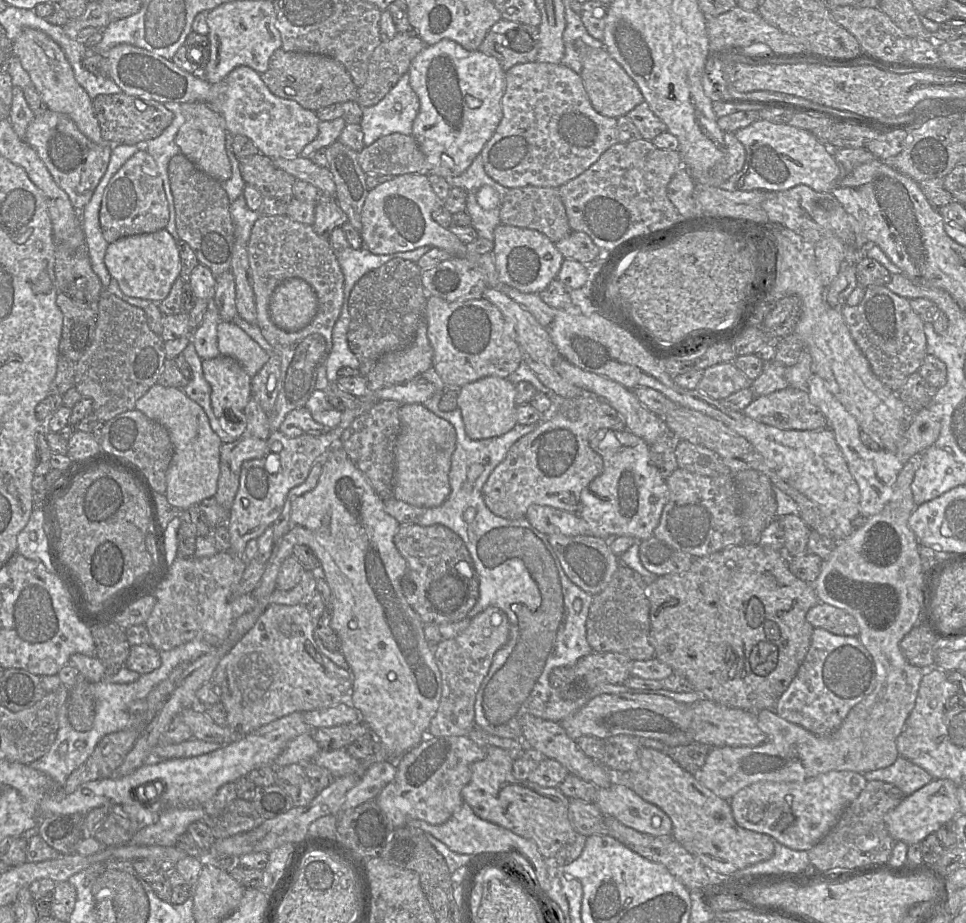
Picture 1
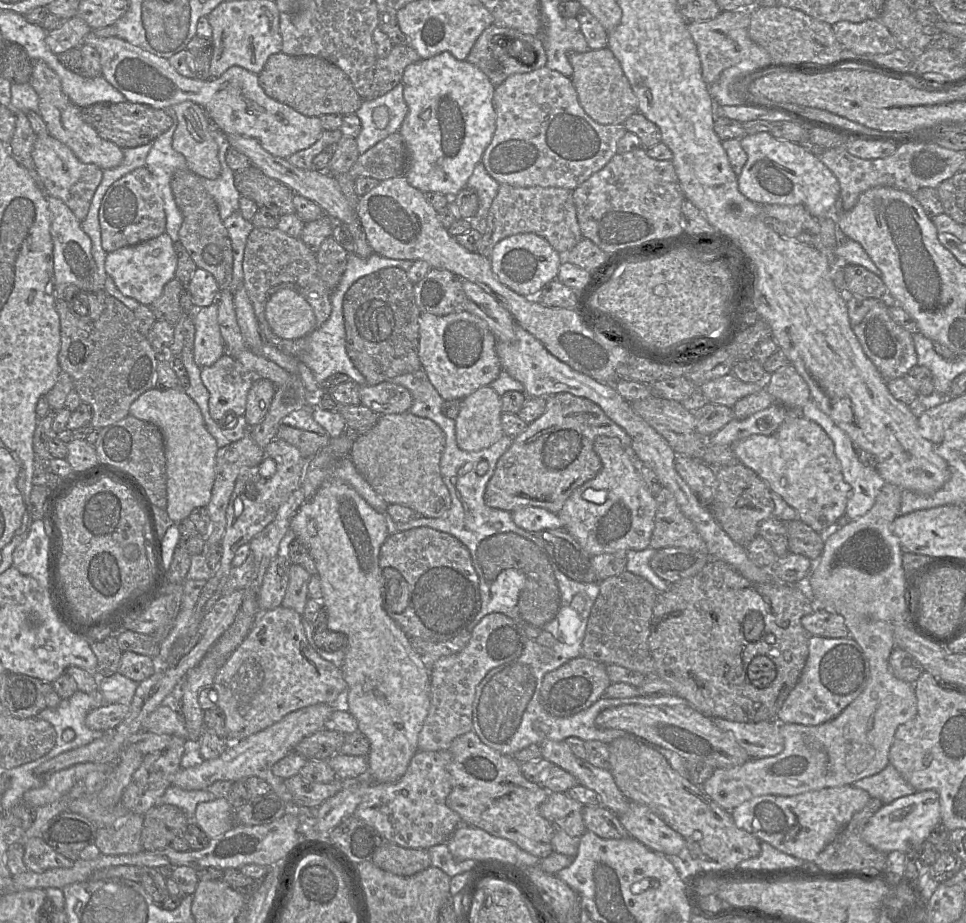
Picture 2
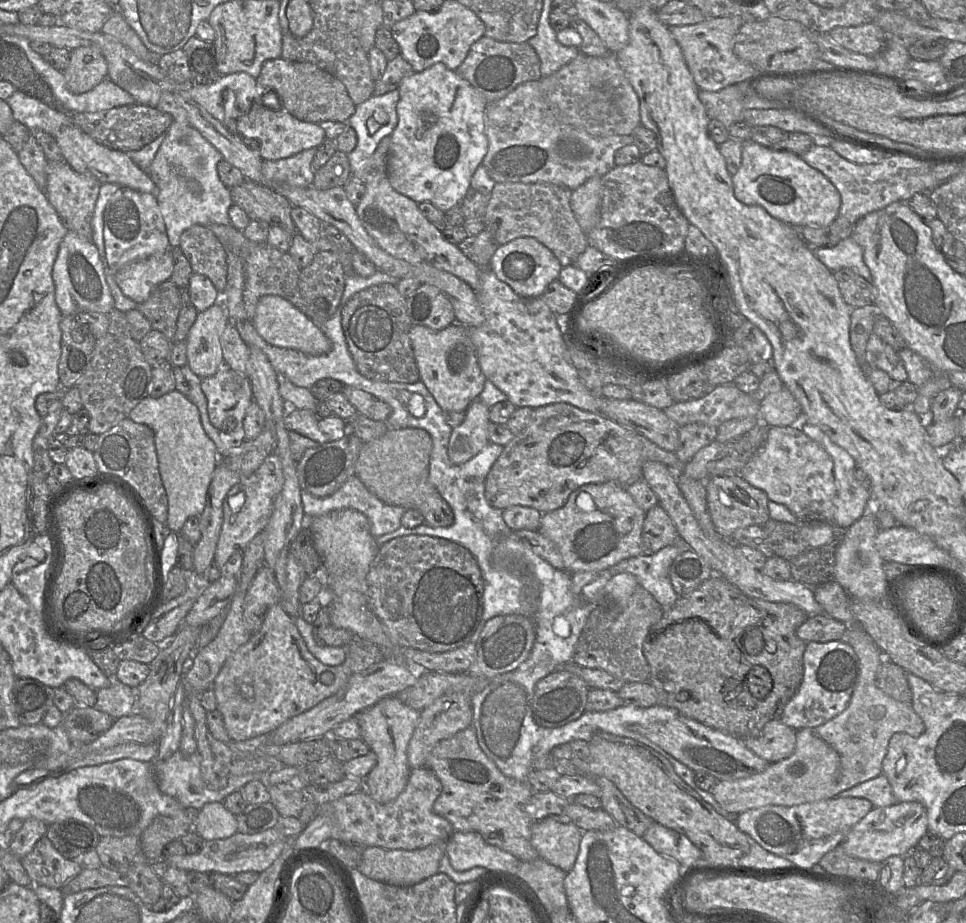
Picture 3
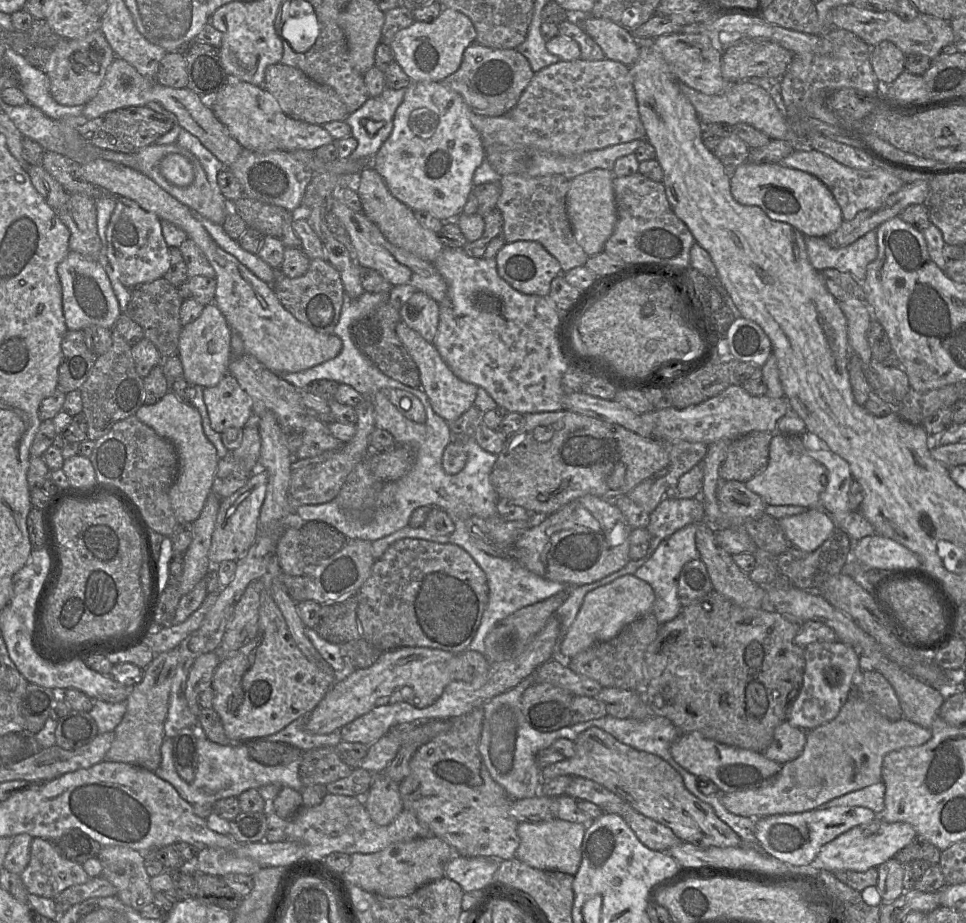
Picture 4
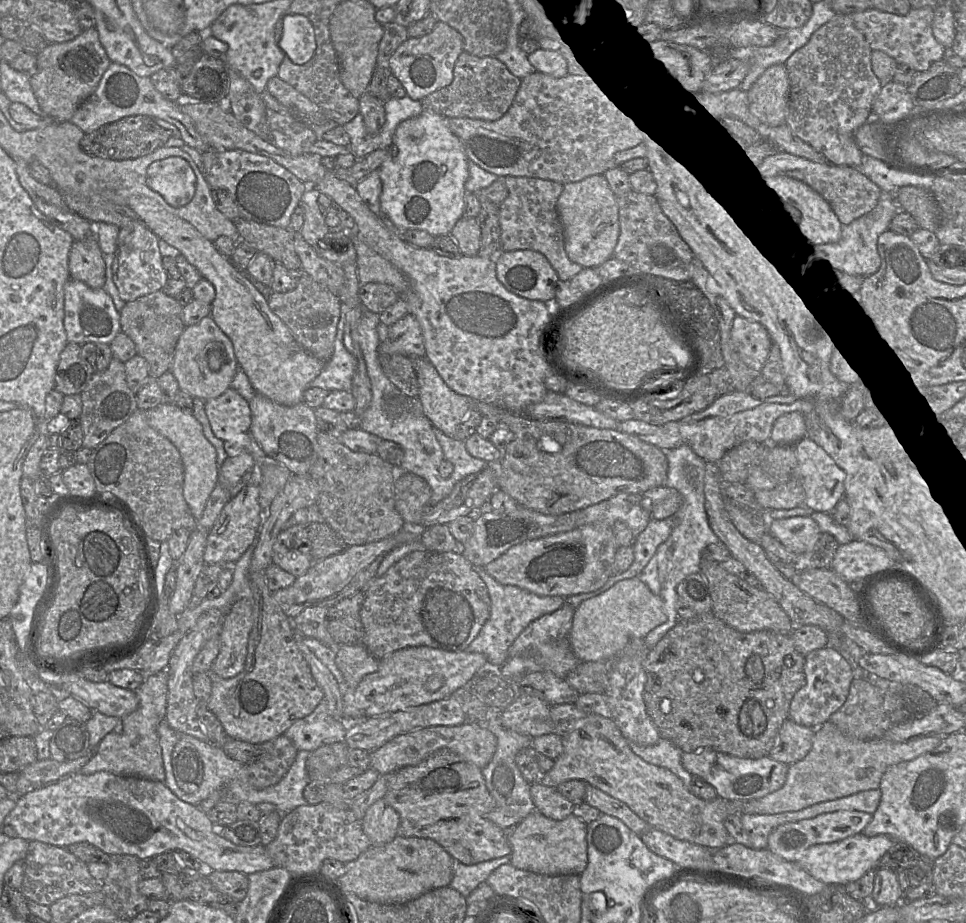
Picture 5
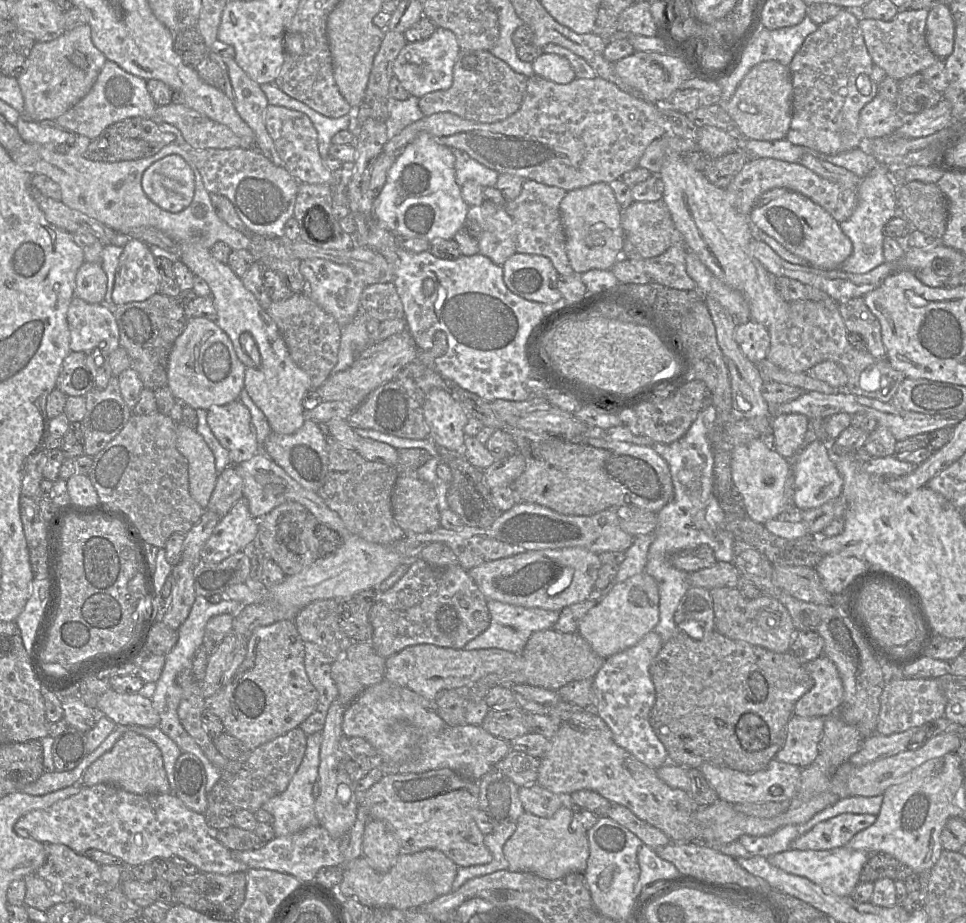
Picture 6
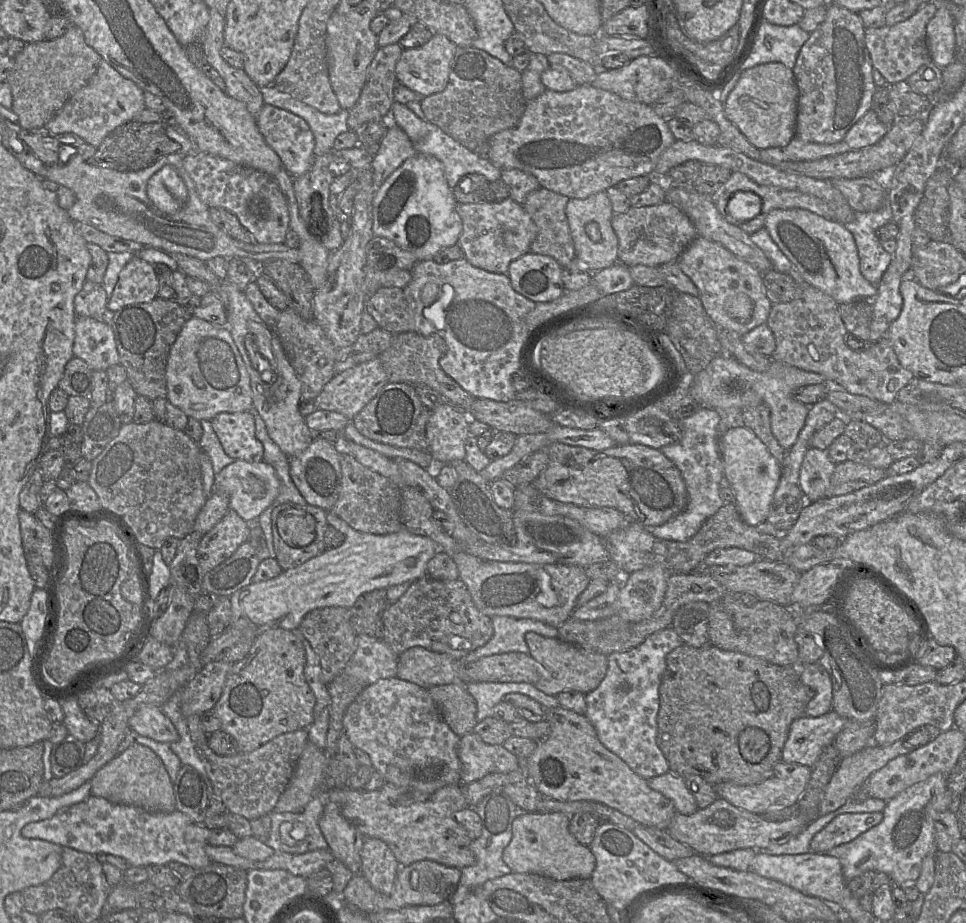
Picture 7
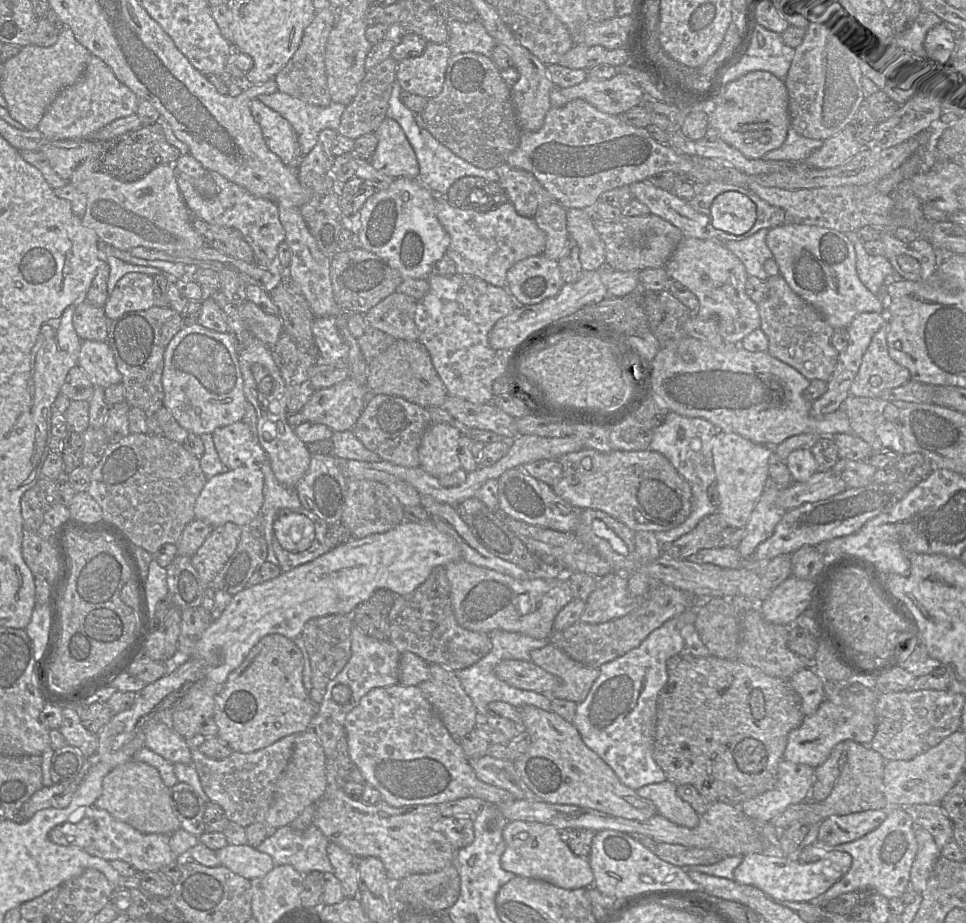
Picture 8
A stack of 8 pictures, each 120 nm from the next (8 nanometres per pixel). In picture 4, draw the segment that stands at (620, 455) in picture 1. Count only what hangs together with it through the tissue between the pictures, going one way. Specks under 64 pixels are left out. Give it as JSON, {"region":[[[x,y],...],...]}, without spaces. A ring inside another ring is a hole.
{"region":[[[585,495],[569,502],[555,513],[540,516],[512,546],[508,554],[498,557],[511,558],[532,573],[569,587],[590,584],[622,569],[629,561],[630,536],[633,529],[613,501],[594,495]]]}

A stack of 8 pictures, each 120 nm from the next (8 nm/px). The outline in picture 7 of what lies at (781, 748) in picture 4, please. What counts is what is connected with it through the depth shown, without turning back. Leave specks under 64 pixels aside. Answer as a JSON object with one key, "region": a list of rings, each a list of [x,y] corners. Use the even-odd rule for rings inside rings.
{"region":[[[834,710],[818,716],[803,715],[790,726],[781,761],[812,768],[824,749],[833,744],[845,725],[845,720]]]}

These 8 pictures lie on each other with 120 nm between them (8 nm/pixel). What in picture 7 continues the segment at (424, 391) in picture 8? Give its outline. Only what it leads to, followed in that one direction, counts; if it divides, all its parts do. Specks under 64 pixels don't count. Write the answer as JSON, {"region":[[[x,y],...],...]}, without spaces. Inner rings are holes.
{"region":[[[411,331],[393,334],[389,347],[381,352],[377,358],[385,370],[389,383],[407,383],[413,386],[426,385],[438,392],[445,402],[467,412],[476,398],[441,369],[439,359],[445,352],[446,343],[440,335],[433,333],[429,336],[423,336]]]}

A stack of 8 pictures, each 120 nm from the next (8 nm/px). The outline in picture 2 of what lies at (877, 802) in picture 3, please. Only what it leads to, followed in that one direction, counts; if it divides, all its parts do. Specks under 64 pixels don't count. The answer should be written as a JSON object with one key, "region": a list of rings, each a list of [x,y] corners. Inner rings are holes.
{"region":[[[890,763],[881,772],[862,778],[852,785],[867,791],[870,797],[879,799],[885,805],[916,792]]]}

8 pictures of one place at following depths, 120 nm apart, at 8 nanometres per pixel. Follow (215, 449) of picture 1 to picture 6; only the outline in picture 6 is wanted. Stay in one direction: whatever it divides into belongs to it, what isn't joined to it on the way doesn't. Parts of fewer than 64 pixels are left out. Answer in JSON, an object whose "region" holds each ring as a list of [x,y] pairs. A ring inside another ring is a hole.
{"region":[[[177,422],[176,446],[188,461],[189,493],[206,509],[219,475],[214,454],[196,430],[181,422]]]}

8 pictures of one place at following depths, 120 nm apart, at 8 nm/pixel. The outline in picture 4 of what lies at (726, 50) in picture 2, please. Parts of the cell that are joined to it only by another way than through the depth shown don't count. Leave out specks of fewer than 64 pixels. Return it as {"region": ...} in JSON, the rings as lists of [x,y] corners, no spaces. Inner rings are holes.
{"region":[[[677,32],[661,35],[653,40],[653,46],[667,62],[673,77],[694,90],[715,95],[723,93],[735,84],[723,78],[721,73],[722,54],[712,46],[709,37],[705,34]]]}

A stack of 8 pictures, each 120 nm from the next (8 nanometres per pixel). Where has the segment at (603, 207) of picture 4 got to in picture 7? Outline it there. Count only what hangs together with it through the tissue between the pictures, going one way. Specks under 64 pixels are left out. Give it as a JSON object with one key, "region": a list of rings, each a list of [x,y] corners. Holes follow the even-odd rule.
{"region":[[[606,192],[593,194],[585,199],[569,199],[565,214],[573,240],[575,258],[583,269],[595,273],[618,262],[618,238],[611,225],[614,212]]]}

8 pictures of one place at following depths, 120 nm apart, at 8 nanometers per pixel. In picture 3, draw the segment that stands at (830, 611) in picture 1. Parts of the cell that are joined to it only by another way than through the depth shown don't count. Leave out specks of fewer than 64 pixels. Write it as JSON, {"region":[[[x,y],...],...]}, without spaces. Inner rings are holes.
{"region":[[[823,614],[810,615],[797,629],[797,636],[806,643],[829,642],[842,640],[846,625],[836,619]]]}

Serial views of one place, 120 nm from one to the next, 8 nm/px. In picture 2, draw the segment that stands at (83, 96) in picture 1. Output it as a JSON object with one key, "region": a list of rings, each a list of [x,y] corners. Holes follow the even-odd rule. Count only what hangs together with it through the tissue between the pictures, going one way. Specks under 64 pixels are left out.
{"region":[[[32,61],[29,81],[39,97],[38,113],[46,124],[48,133],[68,146],[83,163],[94,164],[102,170],[114,168],[123,161],[123,150],[114,143],[101,138],[96,130],[81,116],[81,108],[74,105],[63,92],[56,73],[43,61]]]}

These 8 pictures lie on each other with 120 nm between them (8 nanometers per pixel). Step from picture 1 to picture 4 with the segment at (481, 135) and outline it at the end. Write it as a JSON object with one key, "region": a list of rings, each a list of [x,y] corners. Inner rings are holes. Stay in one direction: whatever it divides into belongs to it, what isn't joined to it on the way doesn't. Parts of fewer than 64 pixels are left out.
{"region":[[[411,82],[395,112],[390,136],[367,167],[377,171],[390,193],[413,211],[427,211],[443,223],[455,220],[474,187],[474,172],[485,159],[480,135],[472,126],[469,113],[462,96],[440,82]]]}

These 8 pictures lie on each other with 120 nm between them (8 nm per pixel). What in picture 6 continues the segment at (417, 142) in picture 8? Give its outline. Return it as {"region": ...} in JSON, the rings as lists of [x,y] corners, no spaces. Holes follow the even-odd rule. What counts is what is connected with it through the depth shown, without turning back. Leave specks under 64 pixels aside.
{"region":[[[410,95],[403,101],[389,98],[389,117],[386,120],[388,140],[400,133],[410,124],[419,121],[425,117],[419,107],[419,100],[415,96]],[[452,149],[452,152],[455,156],[455,179],[460,187],[468,180],[474,180],[484,188],[496,185],[498,172],[483,166],[462,150]]]}

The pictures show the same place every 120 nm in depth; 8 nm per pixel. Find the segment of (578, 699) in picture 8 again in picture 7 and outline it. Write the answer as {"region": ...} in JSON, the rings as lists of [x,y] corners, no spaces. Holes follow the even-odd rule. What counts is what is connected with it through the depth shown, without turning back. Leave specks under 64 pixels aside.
{"region":[[[534,632],[526,633],[525,641],[529,648],[528,654],[542,665],[542,677],[533,685],[546,695],[557,696],[564,691],[577,691],[586,695],[596,689],[606,675],[608,662],[604,654]]]}

